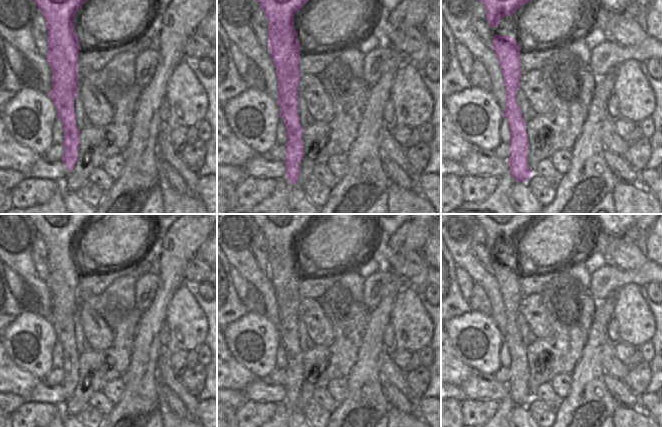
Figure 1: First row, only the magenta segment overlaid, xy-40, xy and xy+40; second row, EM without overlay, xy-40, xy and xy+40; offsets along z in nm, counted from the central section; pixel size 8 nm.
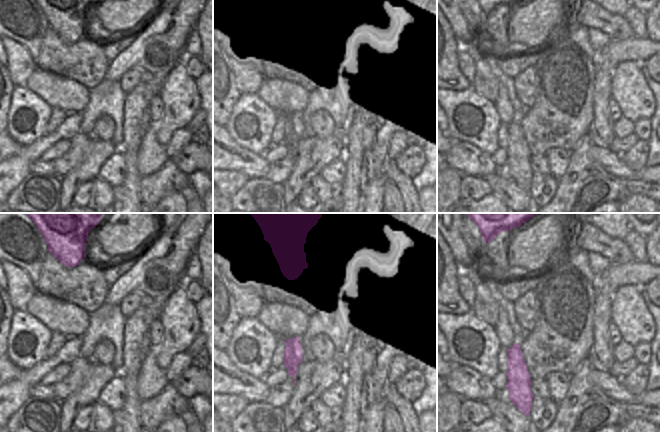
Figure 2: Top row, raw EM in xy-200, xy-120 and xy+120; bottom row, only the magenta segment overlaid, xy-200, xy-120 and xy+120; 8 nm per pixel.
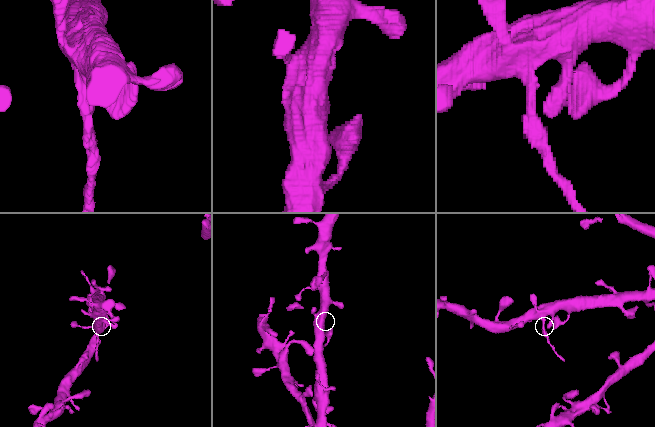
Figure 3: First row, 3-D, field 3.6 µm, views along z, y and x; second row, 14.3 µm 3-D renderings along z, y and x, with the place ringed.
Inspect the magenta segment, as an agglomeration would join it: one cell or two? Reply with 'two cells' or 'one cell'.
two cells

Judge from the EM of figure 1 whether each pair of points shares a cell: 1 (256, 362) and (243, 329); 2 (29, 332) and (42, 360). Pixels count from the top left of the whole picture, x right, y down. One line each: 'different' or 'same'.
1: same
2: same

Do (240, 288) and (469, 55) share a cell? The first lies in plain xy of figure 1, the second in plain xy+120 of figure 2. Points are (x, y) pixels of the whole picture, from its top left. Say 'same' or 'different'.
same

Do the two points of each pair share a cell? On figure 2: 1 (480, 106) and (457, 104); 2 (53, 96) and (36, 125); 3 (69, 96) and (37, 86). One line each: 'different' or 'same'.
1: same
2: different
3: same

